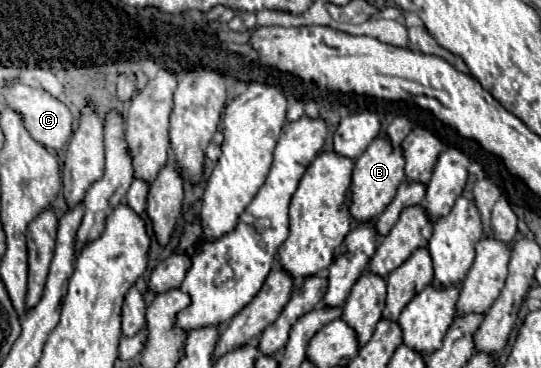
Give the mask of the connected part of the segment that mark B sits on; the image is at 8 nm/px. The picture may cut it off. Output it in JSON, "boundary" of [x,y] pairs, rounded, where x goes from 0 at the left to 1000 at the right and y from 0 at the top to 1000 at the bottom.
{"boundary":[[[695,375],[677,413],[654,440],[654,467],[651,467],[651,560],[647,560],[647,587],[662,609],[680,609],[691,603],[710,565],[725,549],[725,533],[732,527],[736,500],[747,489],[747,429],[739,424],[739,402],[717,402],[717,386],[710,375]]]}

